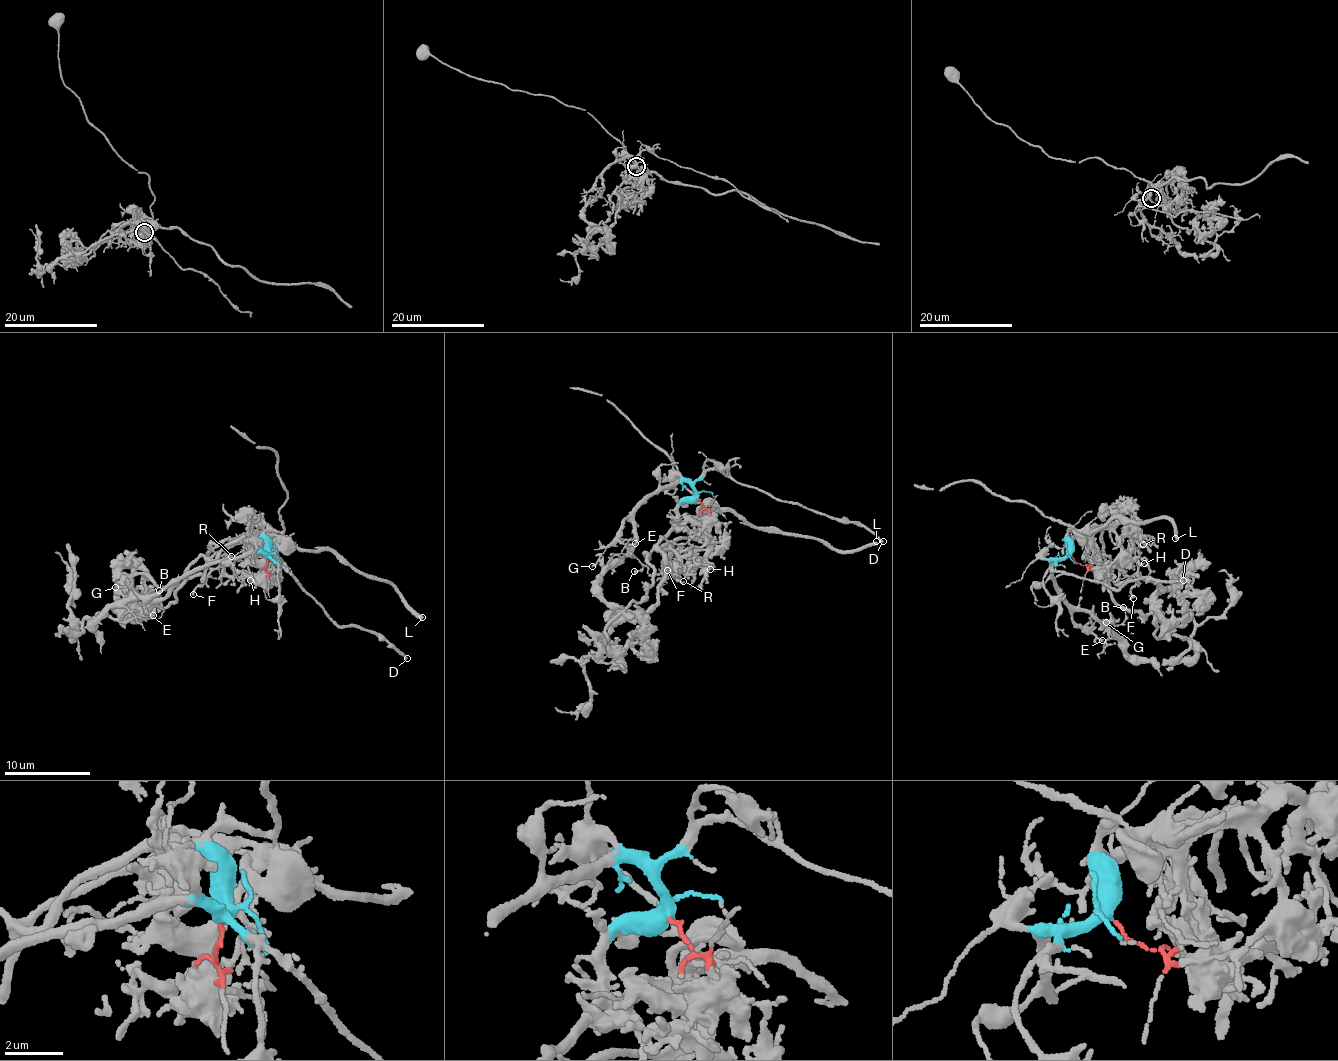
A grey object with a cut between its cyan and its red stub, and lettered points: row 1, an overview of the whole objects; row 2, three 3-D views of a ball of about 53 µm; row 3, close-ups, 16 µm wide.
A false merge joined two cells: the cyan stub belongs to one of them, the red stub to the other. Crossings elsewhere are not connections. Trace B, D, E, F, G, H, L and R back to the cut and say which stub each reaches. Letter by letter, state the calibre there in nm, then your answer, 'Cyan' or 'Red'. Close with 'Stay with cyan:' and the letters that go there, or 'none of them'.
B: Thickness 150 nm. Cyan
D: Thickness 150 nm. Cyan
E: Thickness 170 nm. Cyan
F: Thickness 190 nm. Red
G: Thickness 160 nm. Cyan
H: Thickness 140 nm. Red
L: Thickness 320 nm. Red
R: Thickness 140 nm. Red
Stay with cyan: B, D, E, G

